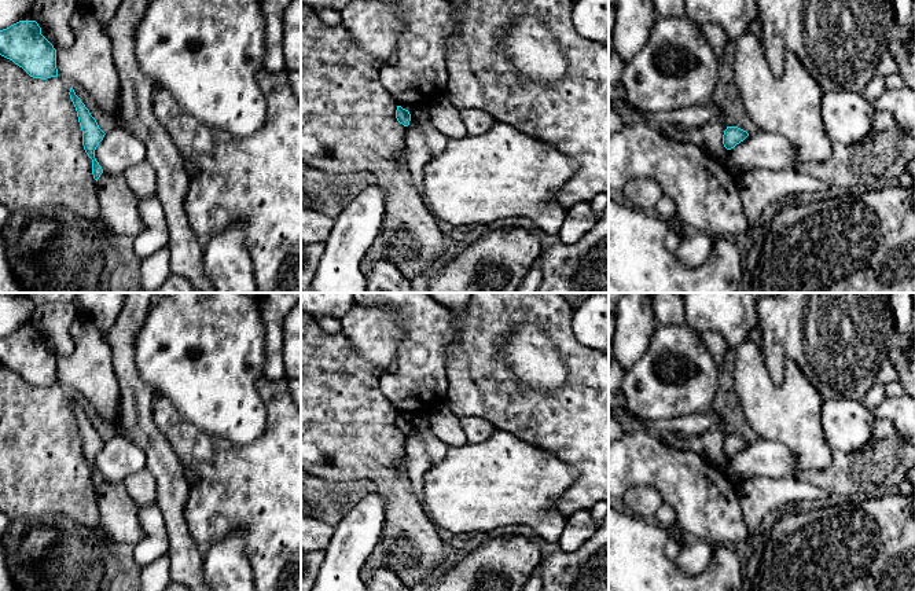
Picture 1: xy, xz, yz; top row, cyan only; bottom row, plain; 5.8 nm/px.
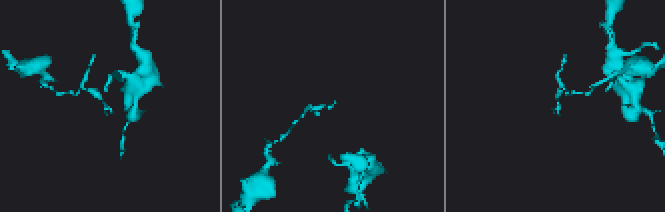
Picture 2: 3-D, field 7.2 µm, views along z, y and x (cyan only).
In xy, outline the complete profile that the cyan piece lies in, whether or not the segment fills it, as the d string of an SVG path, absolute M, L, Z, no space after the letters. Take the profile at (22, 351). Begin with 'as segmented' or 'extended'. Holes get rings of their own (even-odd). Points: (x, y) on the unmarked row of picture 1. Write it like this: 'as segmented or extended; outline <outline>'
as segmented; outline M19 328L0 338L0 363L33 386L58 385L56 357L41 342L36 328Z

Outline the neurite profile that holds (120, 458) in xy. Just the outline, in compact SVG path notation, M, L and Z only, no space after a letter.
M118 433L104 443L95 458L95 466L103 480L124 482L146 469L146 455L137 444Z

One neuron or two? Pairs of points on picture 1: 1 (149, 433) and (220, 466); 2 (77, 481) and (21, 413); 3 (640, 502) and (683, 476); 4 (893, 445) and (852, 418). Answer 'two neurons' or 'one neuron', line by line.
1: two neurons
2: one neuron
3: two neurons
4: two neurons

